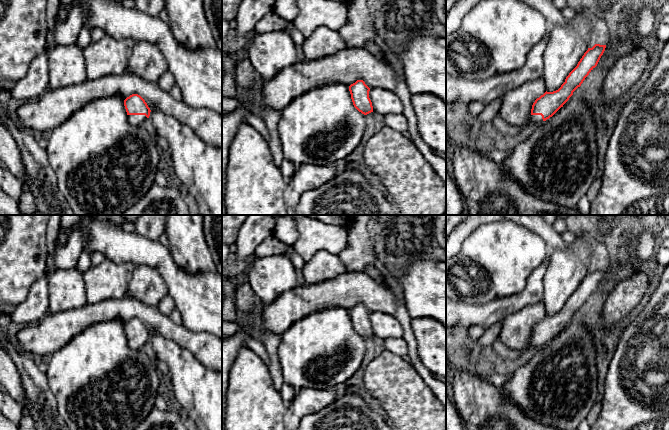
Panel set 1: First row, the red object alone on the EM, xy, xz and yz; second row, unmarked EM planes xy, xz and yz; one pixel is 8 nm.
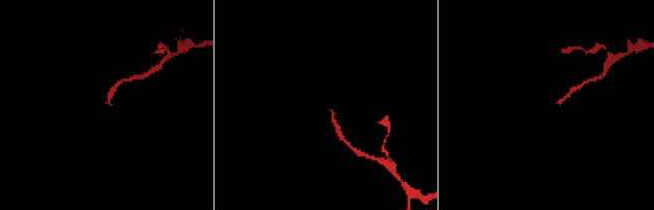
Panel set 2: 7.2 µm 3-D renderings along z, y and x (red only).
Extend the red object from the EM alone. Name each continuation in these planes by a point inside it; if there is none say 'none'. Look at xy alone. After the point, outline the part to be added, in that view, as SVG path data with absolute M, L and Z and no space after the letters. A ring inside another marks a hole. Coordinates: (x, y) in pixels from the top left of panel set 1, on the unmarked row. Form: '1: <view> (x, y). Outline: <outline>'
1: xy (135, 344). Outline: M128 339L128 345L132 349L141 349L148 346L148 342L145 339Z

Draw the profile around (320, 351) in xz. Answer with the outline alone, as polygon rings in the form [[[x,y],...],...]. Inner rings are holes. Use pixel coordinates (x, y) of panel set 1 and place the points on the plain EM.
[[[332,307],[315,311],[294,322],[281,335],[278,356],[284,383],[295,390],[332,390],[357,372],[365,351],[365,339],[354,331],[349,310]]]

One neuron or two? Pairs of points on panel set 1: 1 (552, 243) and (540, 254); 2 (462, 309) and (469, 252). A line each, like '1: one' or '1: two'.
1: two
2: two

